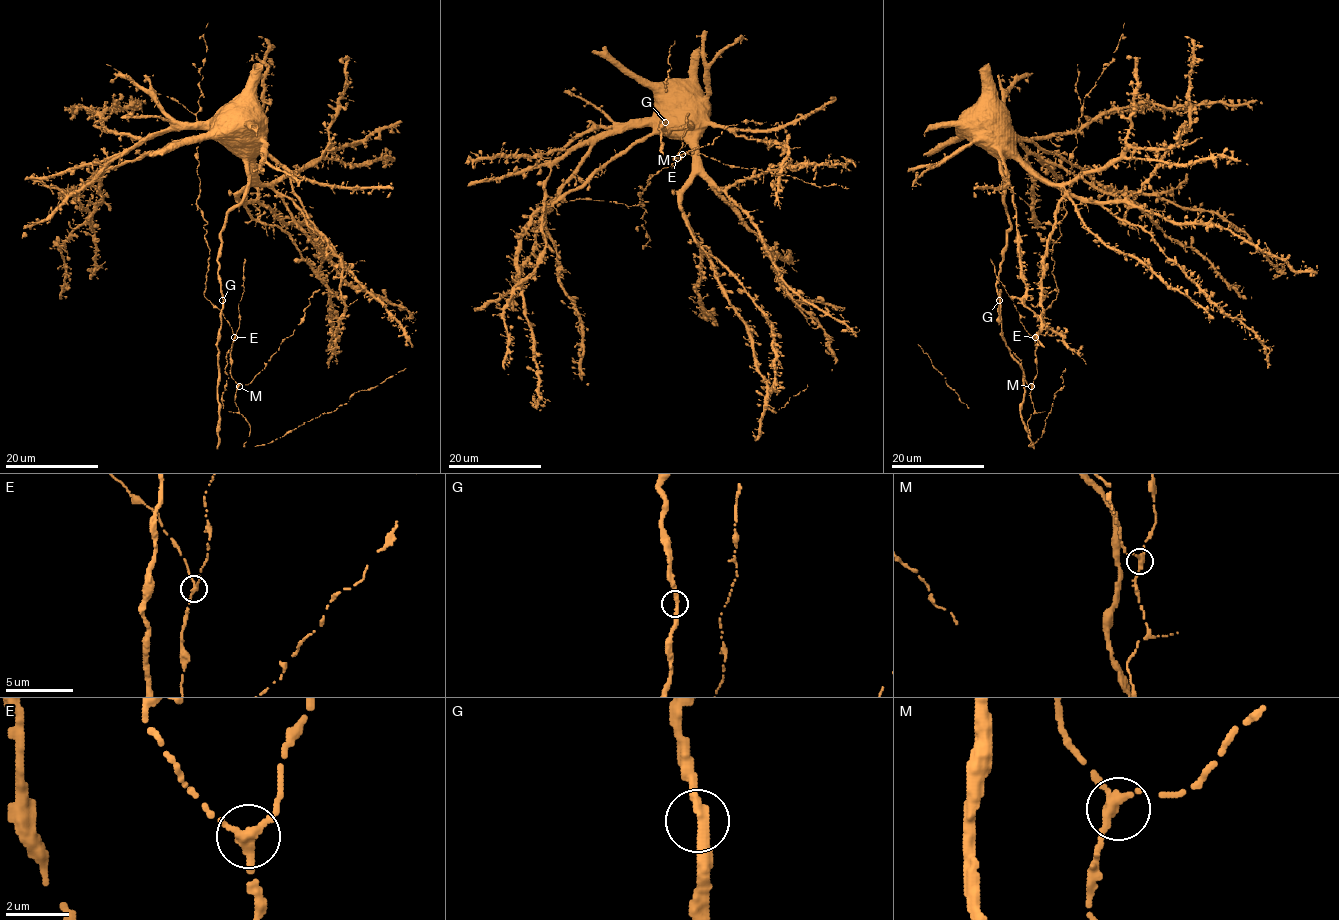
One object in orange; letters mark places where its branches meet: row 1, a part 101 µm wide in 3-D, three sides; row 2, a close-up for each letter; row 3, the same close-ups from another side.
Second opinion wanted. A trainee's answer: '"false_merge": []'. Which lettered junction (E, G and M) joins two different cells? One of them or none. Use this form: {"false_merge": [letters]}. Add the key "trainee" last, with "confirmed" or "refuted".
{"false_merge": [], "trainee": "confirmed"}

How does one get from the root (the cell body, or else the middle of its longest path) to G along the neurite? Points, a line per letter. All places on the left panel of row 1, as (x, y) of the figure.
G: (238, 136), (238, 147), (246, 158), (247, 186), (245, 198), (227, 214), (221, 232), (218, 279), (222, 300)

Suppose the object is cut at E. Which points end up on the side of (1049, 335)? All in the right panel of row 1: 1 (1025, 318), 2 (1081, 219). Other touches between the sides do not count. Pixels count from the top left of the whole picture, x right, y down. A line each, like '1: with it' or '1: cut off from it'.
1: with it
2: with it

